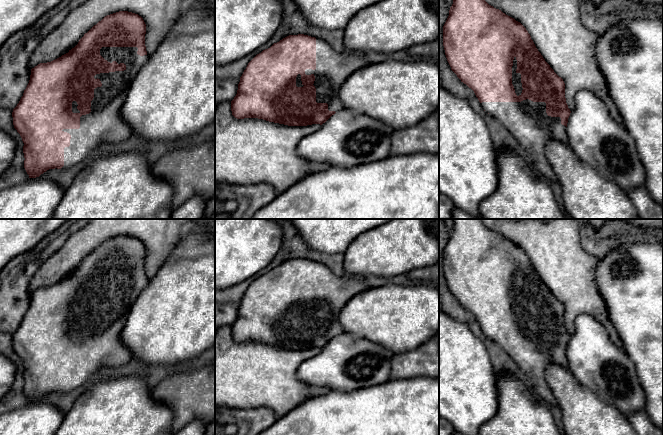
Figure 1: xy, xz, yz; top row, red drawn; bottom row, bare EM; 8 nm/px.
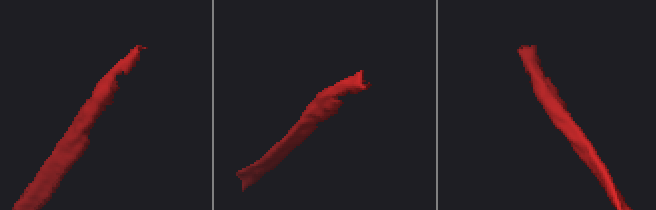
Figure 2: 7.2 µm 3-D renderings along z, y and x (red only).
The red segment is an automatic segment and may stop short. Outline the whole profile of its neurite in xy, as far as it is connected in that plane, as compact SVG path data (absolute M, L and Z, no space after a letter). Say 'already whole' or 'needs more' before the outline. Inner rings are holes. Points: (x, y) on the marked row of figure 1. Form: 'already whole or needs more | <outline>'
needs more | M119 11L105 16L68 53L31 69L29 83L13 109L13 125L24 143L24 168L29 178L49 169L70 169L81 163L99 145L125 141L132 134L122 119L122 106L130 85L149 55L145 46L146 24L138 14Z

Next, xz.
needs more | M304 34L289 35L248 63L240 77L237 94L231 101L232 115L237 119L258 118L288 126L322 125L336 112L345 109L339 98L340 87L353 73L368 64L362 55L336 52L319 38Z

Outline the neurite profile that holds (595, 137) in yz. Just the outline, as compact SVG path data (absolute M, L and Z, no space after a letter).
M580 90L576 93L575 109L570 113L566 128L572 151L601 177L616 184L626 193L645 186L645 167L634 139L624 126L611 117L605 104L591 91Z

